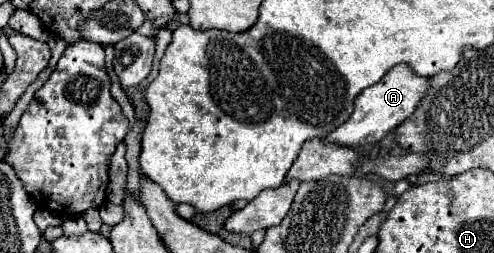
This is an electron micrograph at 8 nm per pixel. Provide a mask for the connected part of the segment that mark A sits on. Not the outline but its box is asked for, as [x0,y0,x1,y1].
[326,63,430,147]

